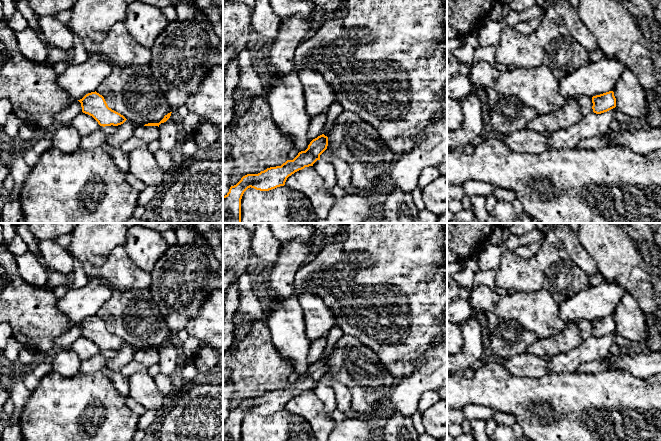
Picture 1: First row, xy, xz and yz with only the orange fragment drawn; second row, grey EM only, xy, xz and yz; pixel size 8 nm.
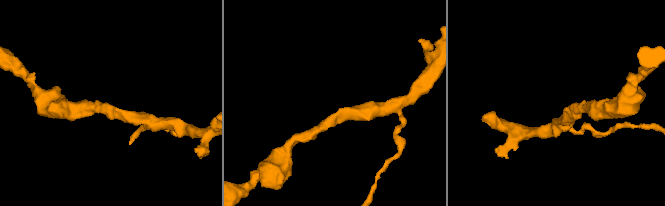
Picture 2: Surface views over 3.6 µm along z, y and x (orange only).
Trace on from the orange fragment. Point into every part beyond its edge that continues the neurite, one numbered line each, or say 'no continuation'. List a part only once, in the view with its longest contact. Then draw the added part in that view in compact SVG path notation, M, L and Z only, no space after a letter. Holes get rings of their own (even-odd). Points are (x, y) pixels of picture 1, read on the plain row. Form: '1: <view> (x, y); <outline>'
no continuation

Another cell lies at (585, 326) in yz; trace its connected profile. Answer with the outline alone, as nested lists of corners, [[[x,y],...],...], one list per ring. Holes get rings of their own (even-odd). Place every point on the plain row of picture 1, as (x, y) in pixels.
[[[578,320],[575,322],[575,324],[579,327],[583,340],[593,336],[592,322],[587,320]]]

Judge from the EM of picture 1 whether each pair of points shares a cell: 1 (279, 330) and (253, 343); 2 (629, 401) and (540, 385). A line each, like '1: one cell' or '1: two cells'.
1: two cells
2: one cell

